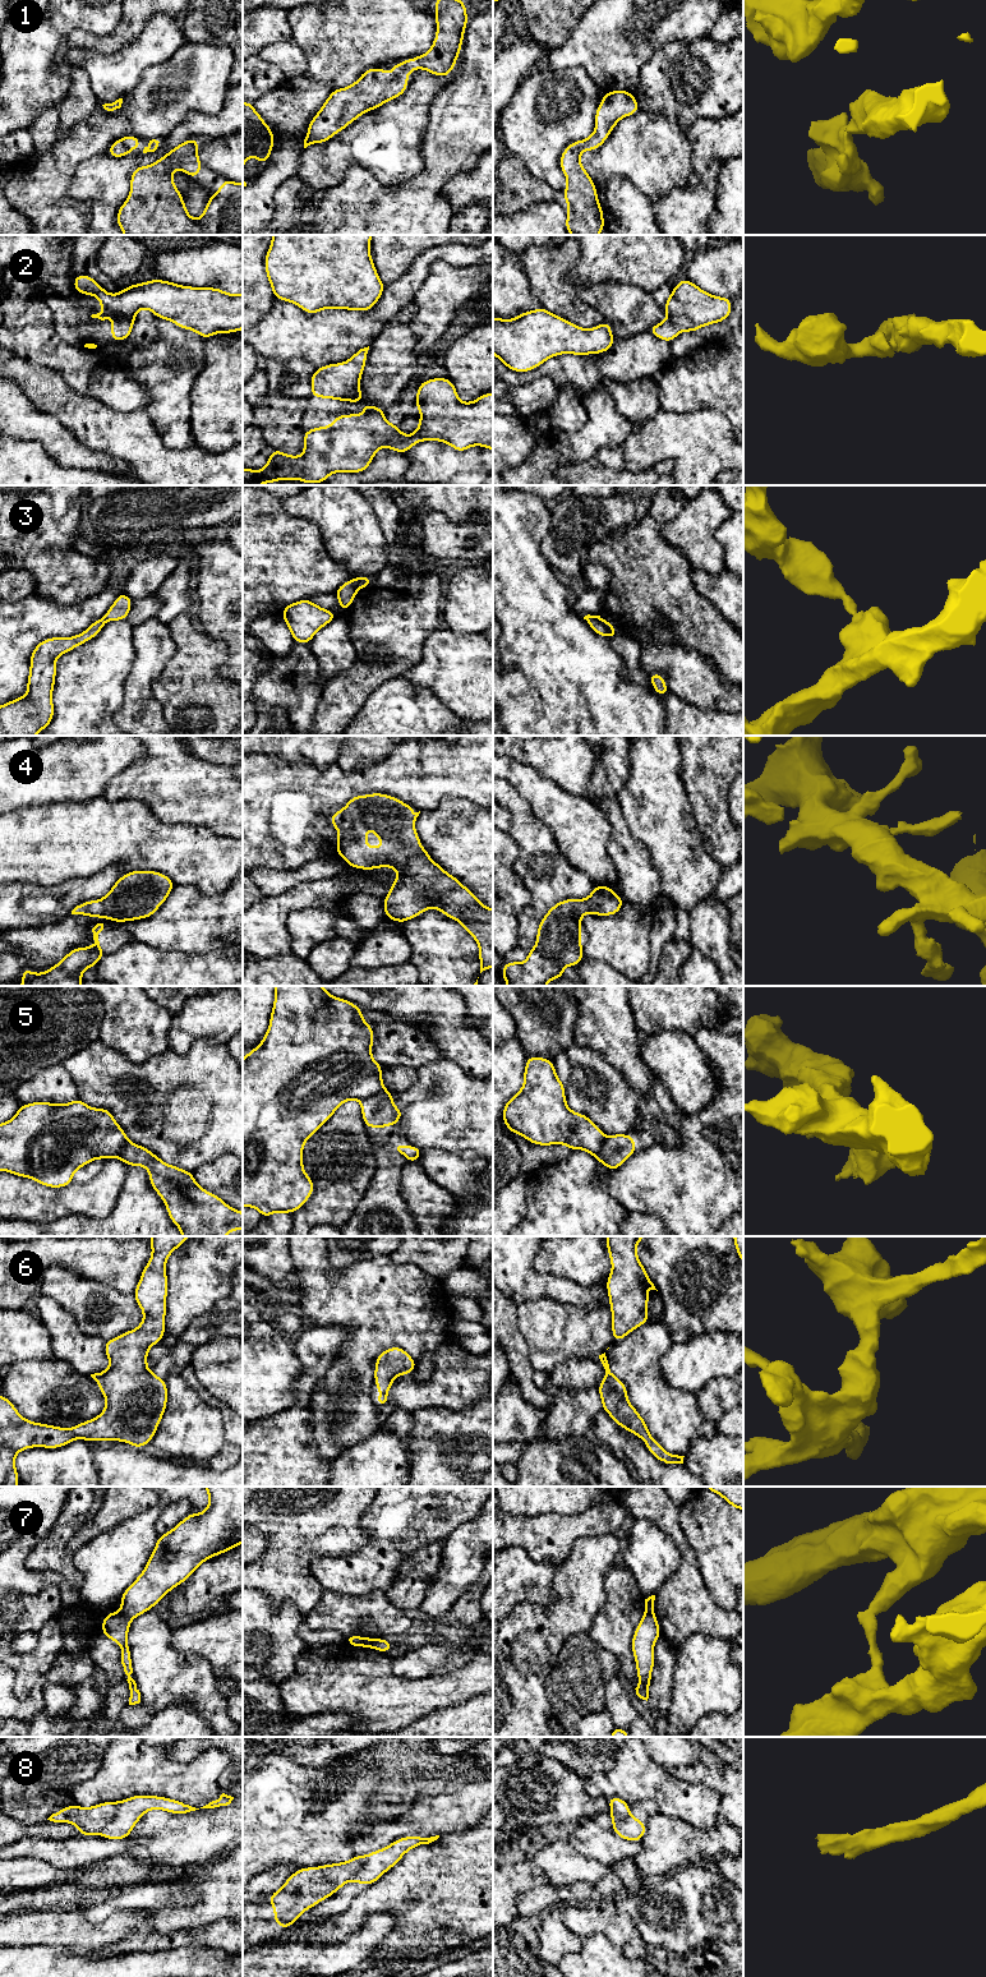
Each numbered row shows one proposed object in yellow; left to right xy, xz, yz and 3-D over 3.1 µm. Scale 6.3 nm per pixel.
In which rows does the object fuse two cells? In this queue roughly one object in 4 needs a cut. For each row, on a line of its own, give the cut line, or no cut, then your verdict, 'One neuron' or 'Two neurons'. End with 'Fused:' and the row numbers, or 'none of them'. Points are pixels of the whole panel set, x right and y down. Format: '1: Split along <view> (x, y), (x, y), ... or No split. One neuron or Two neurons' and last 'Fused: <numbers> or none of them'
1: No split. One neuron
2: No split. One neuron
3: Split along xz (353, 579), (359, 586). Two neurons
4: No split. One neuron
5: Split along xz (385, 1088), (360, 1101). Two neurons
6: No split. One neuron
7: Split along xy (120, 1612), (129, 1621). Two neurons
8: Split along xy (119, 1806), (115, 1815), (98, 1833). Two neurons
Fused: 3, 5, 7, 8

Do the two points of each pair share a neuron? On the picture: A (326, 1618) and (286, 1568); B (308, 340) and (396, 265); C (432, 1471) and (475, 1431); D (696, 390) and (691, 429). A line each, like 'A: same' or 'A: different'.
A: different
B: different
C: same
D: different

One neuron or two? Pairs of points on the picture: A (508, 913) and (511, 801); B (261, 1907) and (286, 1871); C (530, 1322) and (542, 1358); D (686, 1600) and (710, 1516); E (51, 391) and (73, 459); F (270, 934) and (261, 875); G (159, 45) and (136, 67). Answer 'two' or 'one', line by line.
A: two
B: two
C: one
D: two
E: two
F: two
G: one

